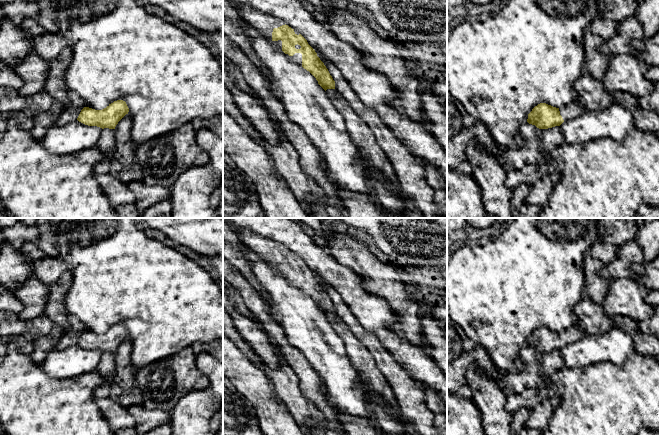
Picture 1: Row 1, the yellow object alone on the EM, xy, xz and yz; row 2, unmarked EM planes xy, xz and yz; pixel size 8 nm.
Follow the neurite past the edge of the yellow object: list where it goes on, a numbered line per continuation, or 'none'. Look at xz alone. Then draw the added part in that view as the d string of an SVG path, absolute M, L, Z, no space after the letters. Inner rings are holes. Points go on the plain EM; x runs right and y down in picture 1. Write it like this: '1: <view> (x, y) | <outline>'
1: xz (264, 247) | M231 225L231 228L240 236L245 246L264 257L271 264L273 253L285 249L281 244L268 240L259 234L255 234L249 229L236 227L234 225Z
2: xz (297, 281) | M295 277L293 280L289 280L286 278L286 280L289 281L289 283L299 289L302 289L302 278L301 277Z

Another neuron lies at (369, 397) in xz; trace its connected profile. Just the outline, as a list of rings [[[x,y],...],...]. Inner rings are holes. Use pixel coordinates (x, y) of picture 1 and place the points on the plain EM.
[[[362,382],[360,383],[360,387],[363,391],[363,396],[364,396],[364,400],[367,403],[367,405],[370,402],[376,402],[382,406],[386,406],[386,402],[384,400],[382,400],[380,397],[378,397],[377,395],[373,394],[371,391],[369,391],[363,384]]]

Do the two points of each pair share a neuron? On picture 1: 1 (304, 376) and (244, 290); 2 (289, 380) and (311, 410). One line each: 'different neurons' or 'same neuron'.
1: same neuron
2: same neuron

